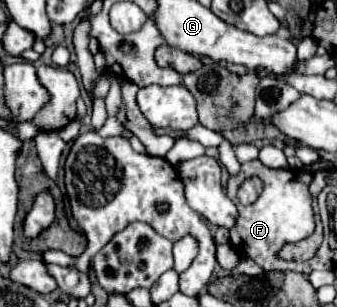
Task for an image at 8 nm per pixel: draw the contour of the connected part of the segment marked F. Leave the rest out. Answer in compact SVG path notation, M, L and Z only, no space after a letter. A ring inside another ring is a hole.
M259 161L243 163L237 175L229 175L227 197L239 209L237 225L231 229L231 245L237 249L239 255L253 259L265 271L301 271L301 263L283 261L279 257L279 251L287 243L297 243L301 239L307 239L315 229L311 193L309 193L311 179L313 179L311 173L293 169L269 169ZM251 175L257 175L265 183L265 187L253 205L241 205L237 199L237 187Z

